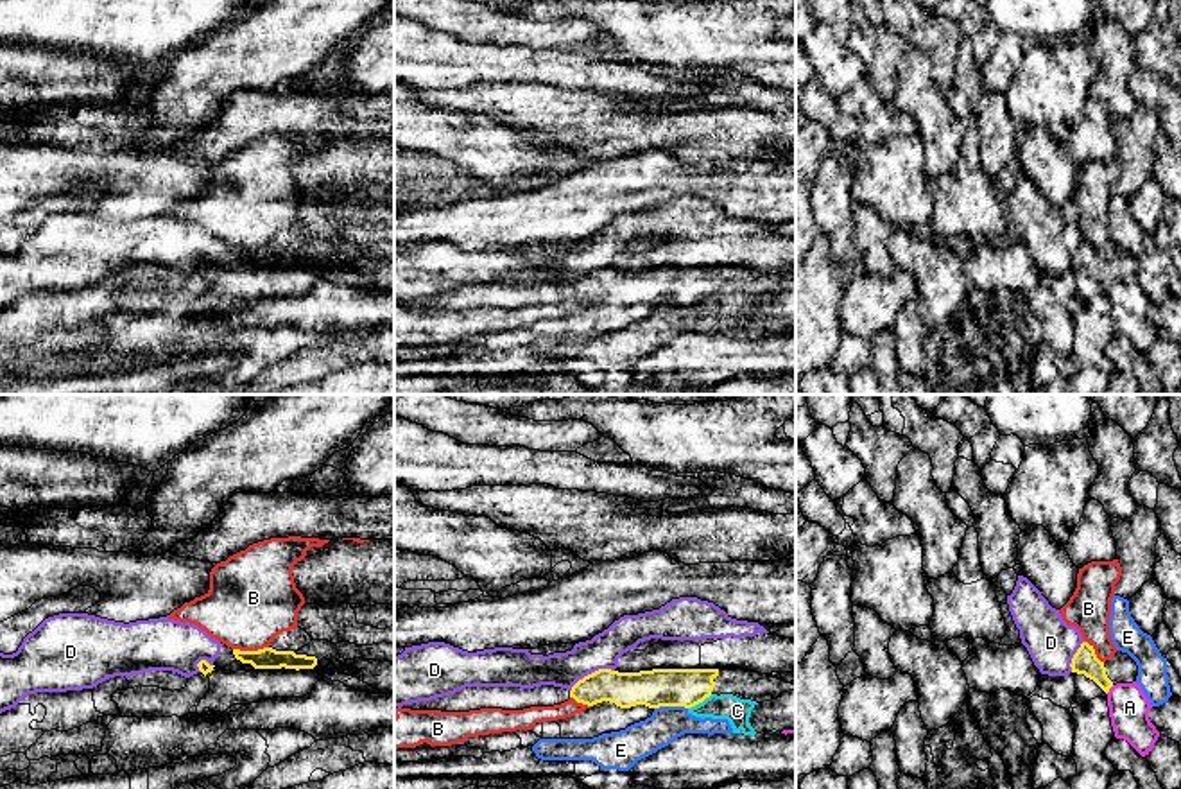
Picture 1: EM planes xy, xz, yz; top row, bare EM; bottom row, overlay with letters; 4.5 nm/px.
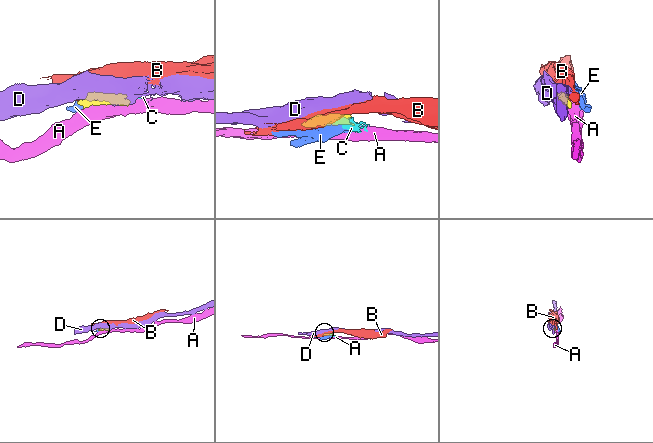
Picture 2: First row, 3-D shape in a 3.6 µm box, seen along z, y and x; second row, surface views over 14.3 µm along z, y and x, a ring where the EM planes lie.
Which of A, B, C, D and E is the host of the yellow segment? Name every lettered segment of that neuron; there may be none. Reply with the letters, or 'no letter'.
no letter

